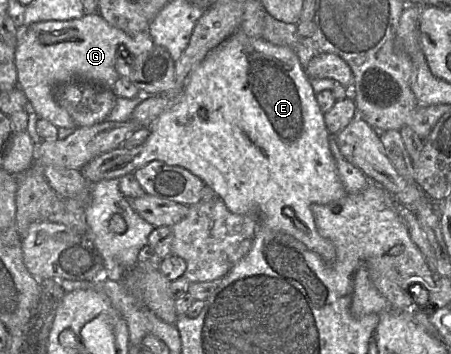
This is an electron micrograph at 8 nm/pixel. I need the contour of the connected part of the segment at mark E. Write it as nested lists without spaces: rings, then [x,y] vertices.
[[[238,29],[216,48],[211,50],[194,68],[184,85],[180,98],[170,108],[162,112],[151,124],[150,135],[146,142],[134,148],[120,147],[100,154],[85,164],[80,169],[80,172],[89,183],[95,184],[103,180],[118,179],[123,175],[134,173],[138,168],[154,160],[162,161],[169,166],[183,167],[201,179],[205,185],[209,186],[224,202],[231,213],[237,215],[252,215],[258,220],[258,228],[263,227],[294,237],[302,242],[309,250],[318,254],[326,264],[331,265],[336,259],[335,247],[329,240],[323,238],[318,233],[311,210],[313,204],[333,204],[347,194],[338,175],[335,159],[329,149],[330,136],[325,126],[323,113],[316,102],[310,79],[306,75],[304,67],[300,64],[293,50],[286,46],[274,45],[264,38],[249,37]]]

